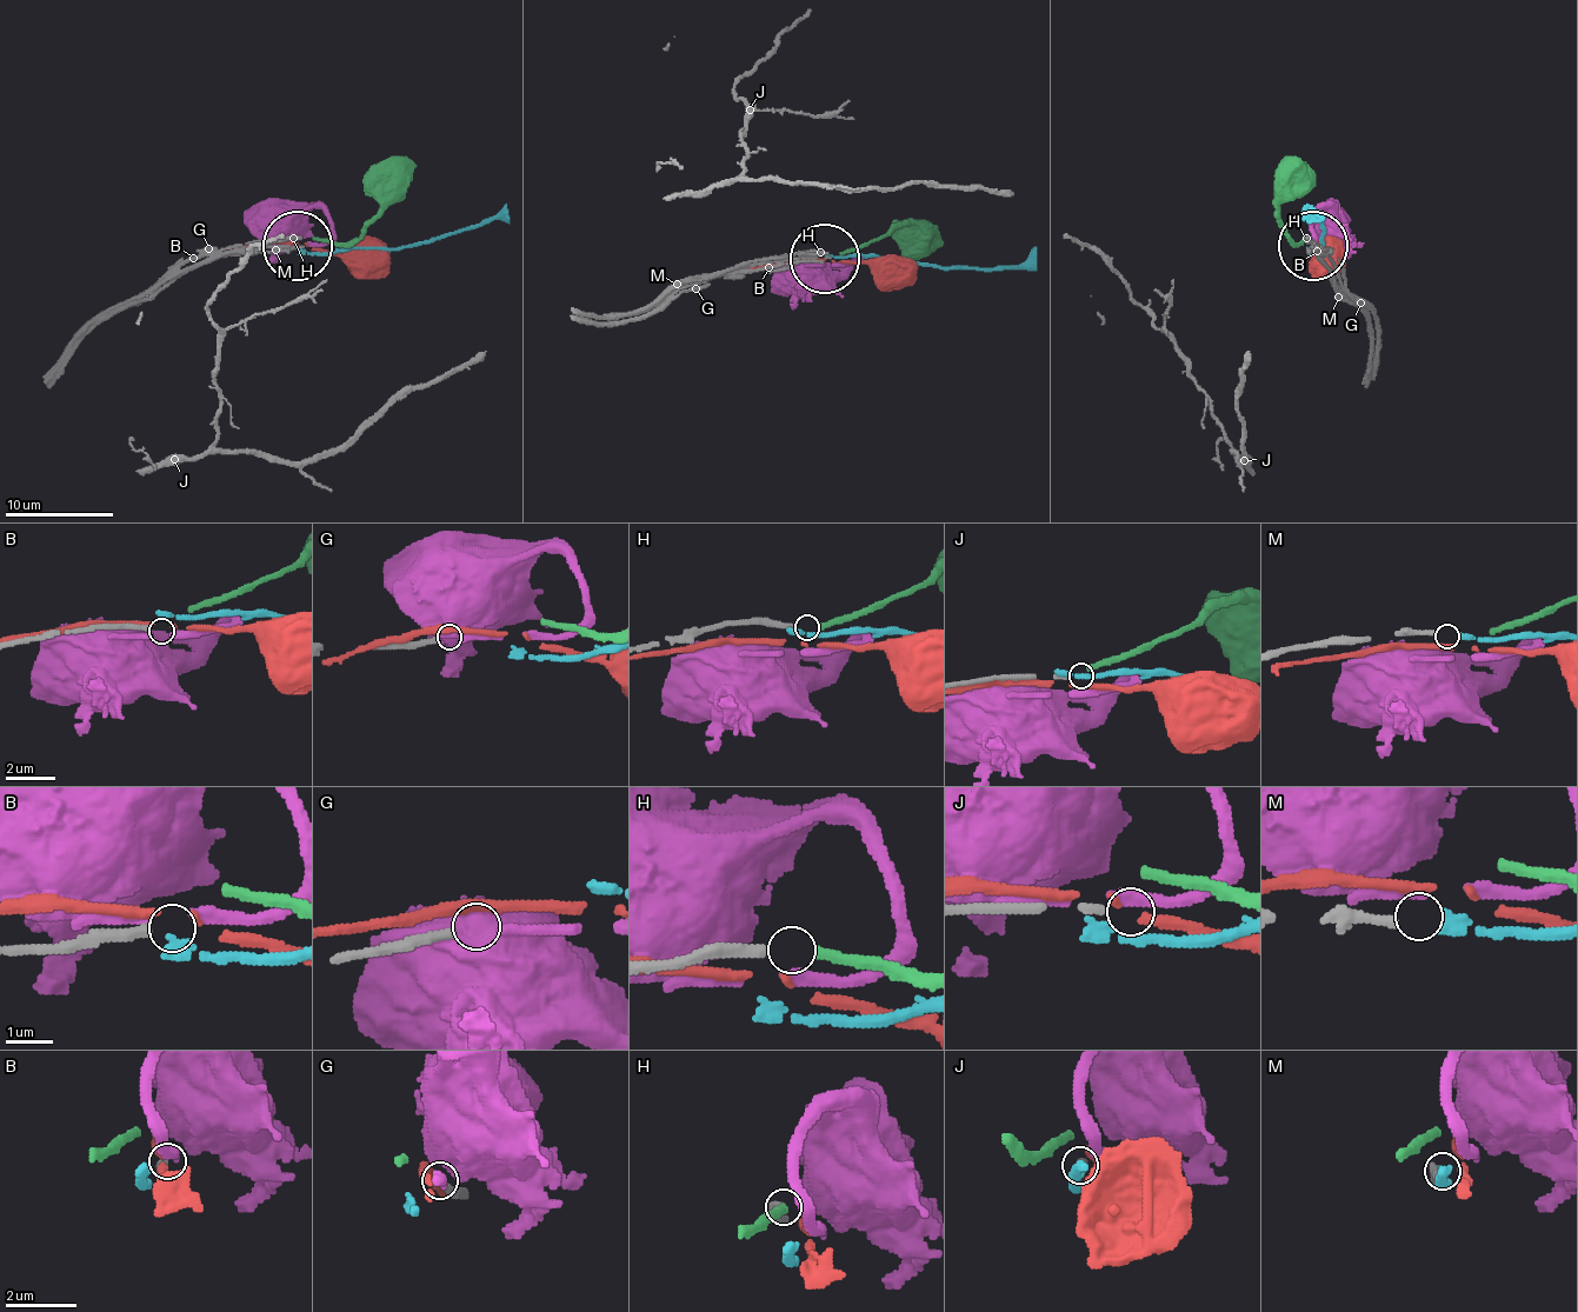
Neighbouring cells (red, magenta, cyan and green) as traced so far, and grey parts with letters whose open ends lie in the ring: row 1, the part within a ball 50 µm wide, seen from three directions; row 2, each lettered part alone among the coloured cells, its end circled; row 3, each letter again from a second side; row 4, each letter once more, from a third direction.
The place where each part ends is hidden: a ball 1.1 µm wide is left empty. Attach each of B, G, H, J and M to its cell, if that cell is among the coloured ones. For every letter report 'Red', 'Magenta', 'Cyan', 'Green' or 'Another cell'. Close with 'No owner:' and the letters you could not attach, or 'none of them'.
B: Another cell
G: Magenta
H: Green
J: Another cell
M: Cyan
No owner: B, J

